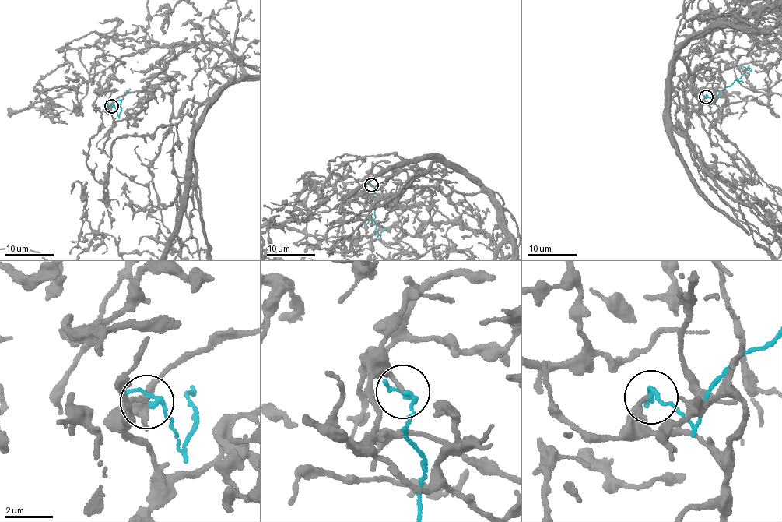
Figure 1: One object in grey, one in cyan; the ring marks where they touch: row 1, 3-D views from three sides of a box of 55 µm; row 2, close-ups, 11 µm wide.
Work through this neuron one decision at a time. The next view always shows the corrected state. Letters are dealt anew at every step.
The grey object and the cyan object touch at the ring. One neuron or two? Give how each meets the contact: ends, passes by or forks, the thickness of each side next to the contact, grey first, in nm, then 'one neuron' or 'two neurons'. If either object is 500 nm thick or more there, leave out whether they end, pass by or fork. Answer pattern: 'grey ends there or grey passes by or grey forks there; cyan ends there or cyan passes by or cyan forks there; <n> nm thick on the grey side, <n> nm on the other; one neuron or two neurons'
grey ends there; cyan passes by; 180 nm thick on the grey side, 140 nm on the other; two neurons

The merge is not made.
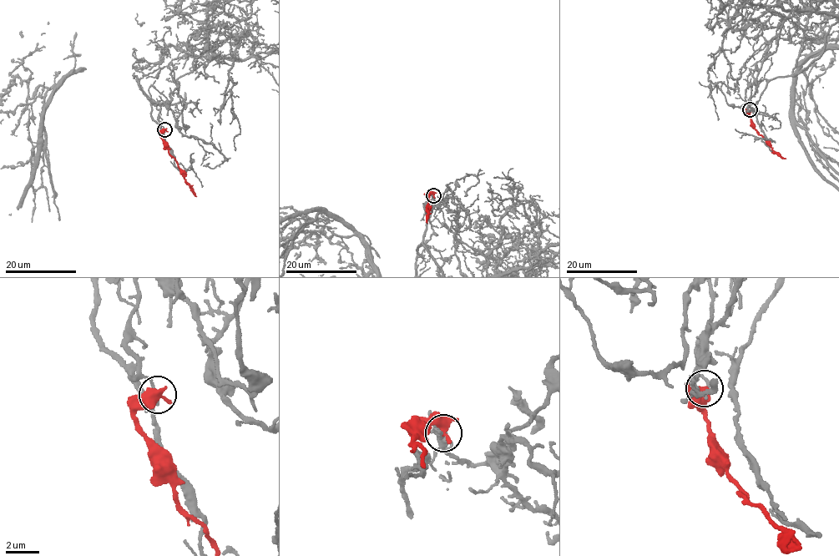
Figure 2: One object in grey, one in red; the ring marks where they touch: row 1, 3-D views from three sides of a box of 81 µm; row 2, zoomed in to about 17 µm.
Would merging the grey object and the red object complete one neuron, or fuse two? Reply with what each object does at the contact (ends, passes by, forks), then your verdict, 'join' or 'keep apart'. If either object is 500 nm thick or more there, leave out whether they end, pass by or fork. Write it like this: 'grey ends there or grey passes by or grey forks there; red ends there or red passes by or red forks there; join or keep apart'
keep apart

